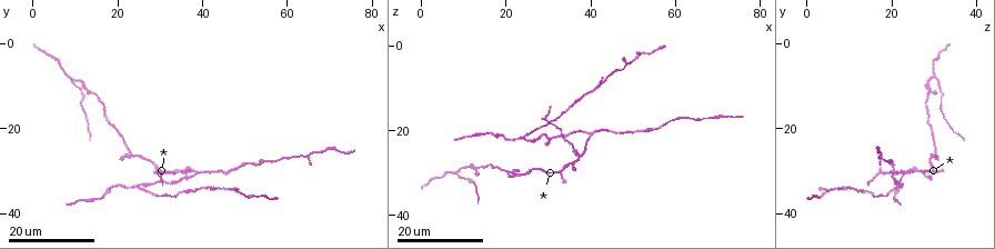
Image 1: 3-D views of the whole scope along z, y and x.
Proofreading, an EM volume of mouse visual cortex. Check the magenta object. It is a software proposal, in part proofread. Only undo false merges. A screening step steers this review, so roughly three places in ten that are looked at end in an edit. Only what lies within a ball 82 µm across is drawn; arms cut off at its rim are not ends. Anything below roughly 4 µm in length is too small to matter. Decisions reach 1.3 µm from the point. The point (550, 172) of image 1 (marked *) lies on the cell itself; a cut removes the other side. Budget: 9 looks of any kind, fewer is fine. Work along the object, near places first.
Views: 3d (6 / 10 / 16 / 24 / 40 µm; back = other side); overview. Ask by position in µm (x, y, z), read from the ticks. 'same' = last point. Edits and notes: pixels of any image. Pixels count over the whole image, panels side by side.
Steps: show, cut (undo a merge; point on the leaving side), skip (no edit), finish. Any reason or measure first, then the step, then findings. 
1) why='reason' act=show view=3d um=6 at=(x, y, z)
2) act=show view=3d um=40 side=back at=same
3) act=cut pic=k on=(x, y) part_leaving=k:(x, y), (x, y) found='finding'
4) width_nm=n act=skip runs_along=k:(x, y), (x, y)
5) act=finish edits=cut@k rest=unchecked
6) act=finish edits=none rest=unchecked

why='three-way junction' act=show view=3d um=24 at=(37.0, 29.5, 25.5)

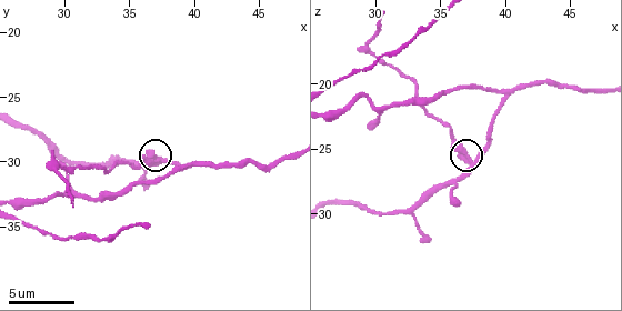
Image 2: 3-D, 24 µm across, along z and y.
why='zoom in' act=show view=3d um=10 at=(37.4, 30.0, 25.8)

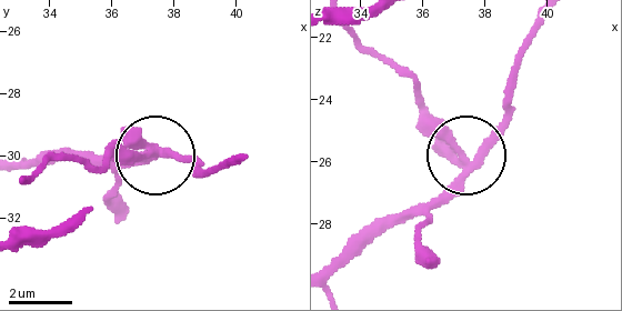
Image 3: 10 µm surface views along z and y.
act=show view=3d um=10 side=back at=(37.6, 29.9, 26.0)

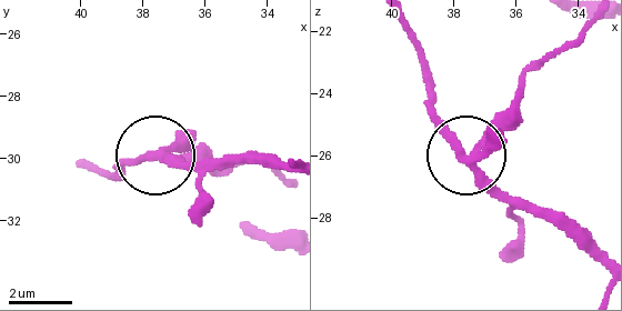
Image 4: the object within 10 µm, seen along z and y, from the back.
side_arm_um=17 act=cut pic=4 on=(196, 151) found='two cells meet here'

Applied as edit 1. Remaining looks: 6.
act=show view=overview

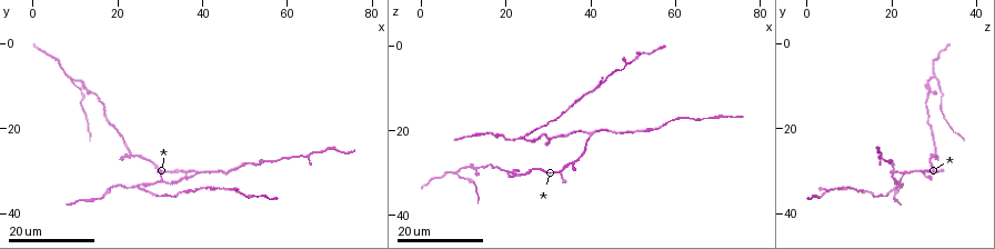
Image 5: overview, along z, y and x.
why='three-way junction' act=show view=3d um=24 at=(40.0, 29.5, 20.5)

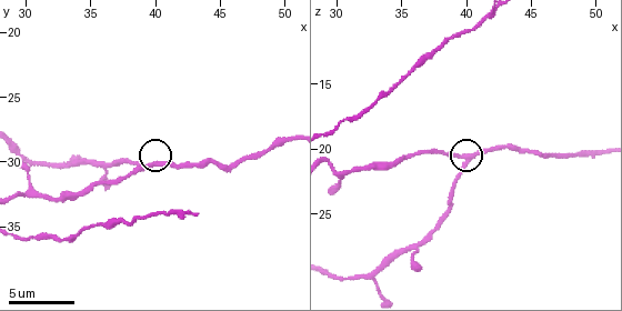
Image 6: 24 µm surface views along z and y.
act=show view=3d um=6 at=(40.0, 30.2, 20.6)

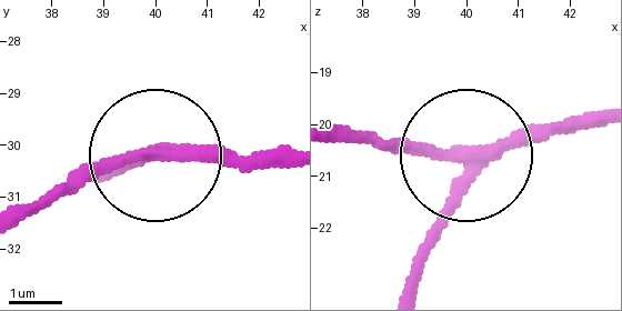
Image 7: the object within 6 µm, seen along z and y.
act=skip runs_along=7:(417, 281), (421, 242), (470, 153), (598, 122) found='all the same cell'

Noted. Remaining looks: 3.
act=show view=3d um=24 at=(8.5, 7.5, 30.5)

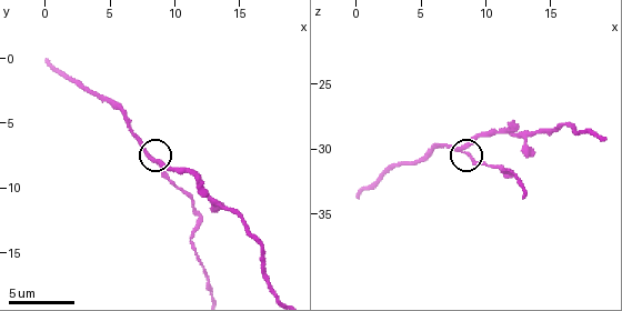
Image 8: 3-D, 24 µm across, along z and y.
act=show view=3d um=10 at=(8.2, 7.6, 30.0)

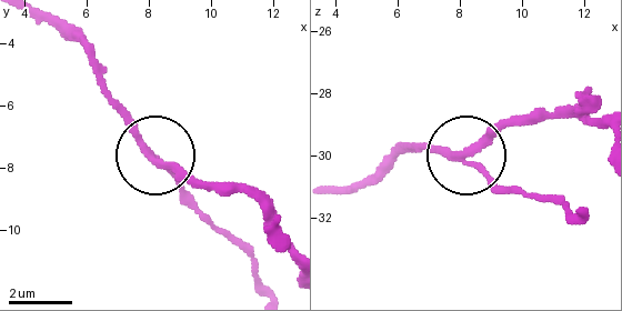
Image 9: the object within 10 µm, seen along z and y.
side_arm_um=13 act=skip runs_along=9:(598, 113), (533, 113), (459, 153), (417, 153) found='continuous, no second cell'

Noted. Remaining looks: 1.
why='two arms in line, one across' act=show view=3d um=10 at=(13.0, 11.0, 29.0)

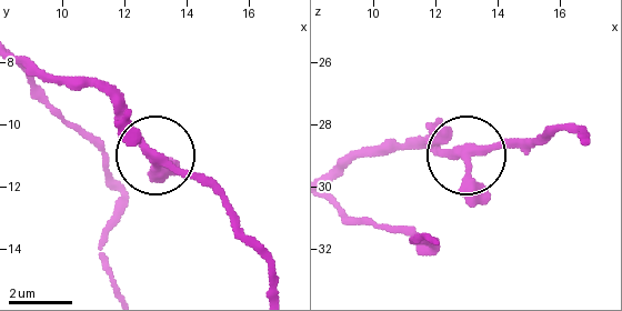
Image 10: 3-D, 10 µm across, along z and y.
act=skip runs_along=10:(585, 140), (568, 129), (459, 152), (411, 144) found='all the same cell'

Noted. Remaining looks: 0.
act=finish edits=cut@4 rest=unchecked

